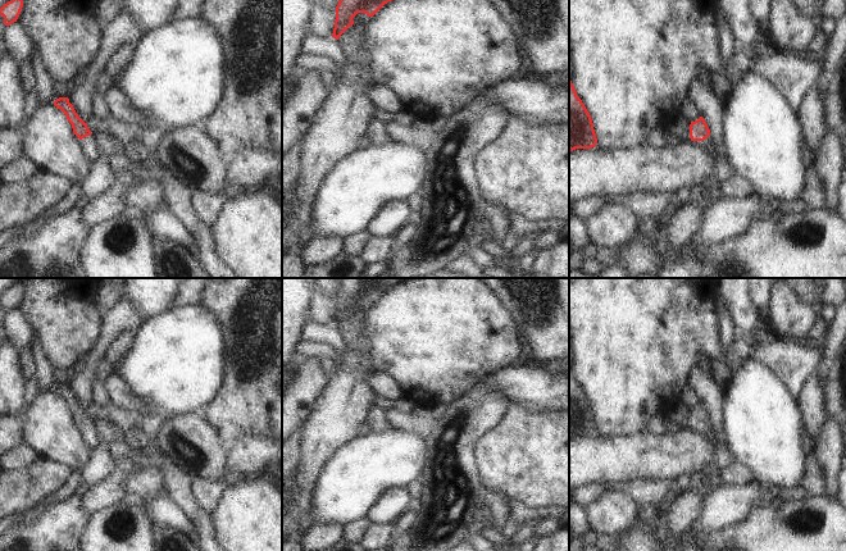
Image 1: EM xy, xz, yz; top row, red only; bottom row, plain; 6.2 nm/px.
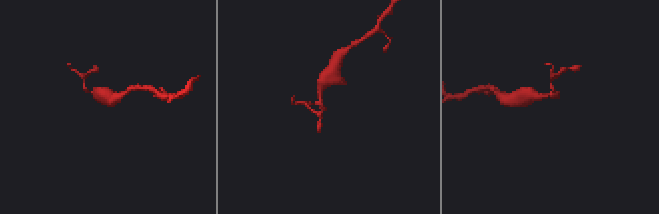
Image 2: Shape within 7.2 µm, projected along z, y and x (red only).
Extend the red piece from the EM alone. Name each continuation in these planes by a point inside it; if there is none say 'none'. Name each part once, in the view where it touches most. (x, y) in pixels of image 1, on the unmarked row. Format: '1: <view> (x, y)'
1: xy (91, 437)

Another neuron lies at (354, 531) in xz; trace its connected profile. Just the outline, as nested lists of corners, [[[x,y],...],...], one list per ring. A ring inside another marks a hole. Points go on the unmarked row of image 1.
[[[367,516],[346,523],[342,539],[359,543],[370,524]]]

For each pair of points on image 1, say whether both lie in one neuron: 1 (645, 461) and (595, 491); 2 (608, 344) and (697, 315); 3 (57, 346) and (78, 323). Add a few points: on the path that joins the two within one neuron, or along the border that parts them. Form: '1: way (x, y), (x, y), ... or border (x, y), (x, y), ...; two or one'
1: border (604, 483), (587, 483), (582, 487); two
2: way (630, 324), (638, 315), (676, 315); one
3: way (62, 341), (73, 328); one

